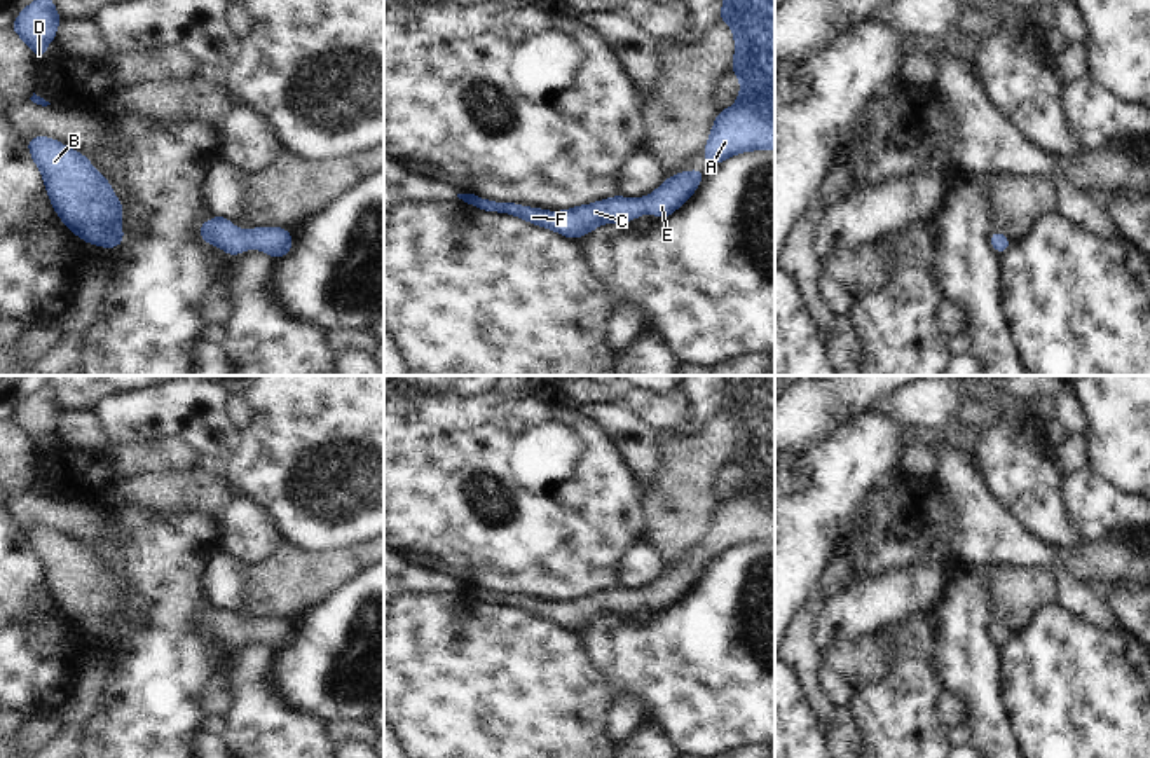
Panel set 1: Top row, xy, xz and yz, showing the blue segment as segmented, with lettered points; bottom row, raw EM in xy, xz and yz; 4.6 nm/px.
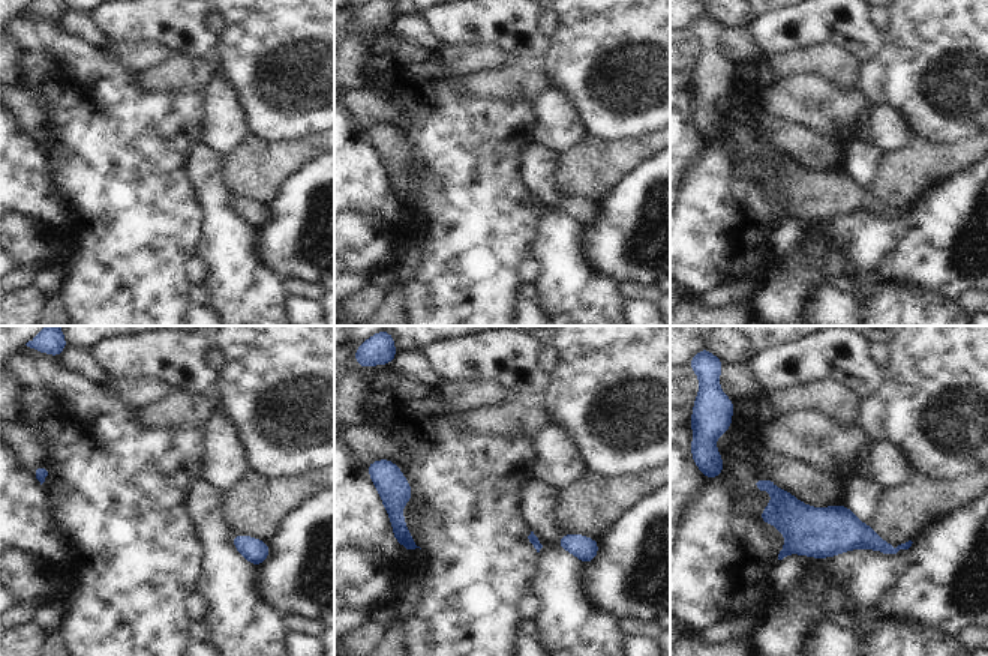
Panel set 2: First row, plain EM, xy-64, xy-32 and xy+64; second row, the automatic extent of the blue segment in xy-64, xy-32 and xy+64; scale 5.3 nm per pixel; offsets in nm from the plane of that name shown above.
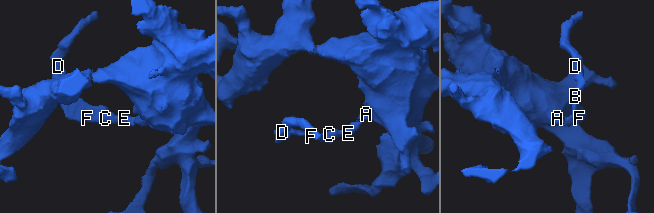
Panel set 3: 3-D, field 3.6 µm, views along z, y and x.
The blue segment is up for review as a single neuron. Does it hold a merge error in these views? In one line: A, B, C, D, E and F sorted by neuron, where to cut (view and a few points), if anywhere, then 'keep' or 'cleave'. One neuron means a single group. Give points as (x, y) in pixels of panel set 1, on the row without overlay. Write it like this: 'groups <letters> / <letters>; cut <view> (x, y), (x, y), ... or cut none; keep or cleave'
groups A B C D E F; cut none; keep

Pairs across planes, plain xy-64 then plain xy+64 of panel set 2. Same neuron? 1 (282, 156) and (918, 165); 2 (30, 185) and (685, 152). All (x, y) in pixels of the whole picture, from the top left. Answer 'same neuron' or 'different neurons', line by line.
1: same neuron
2: same neuron

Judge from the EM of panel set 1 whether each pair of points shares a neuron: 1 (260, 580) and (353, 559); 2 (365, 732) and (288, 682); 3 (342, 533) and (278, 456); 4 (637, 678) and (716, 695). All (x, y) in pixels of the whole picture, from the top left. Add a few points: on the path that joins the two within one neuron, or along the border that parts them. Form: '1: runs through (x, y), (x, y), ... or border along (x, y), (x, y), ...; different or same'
1: runs through (283, 580), (301, 580), (330, 568); same
2: border along (365, 722), (328, 720), (325, 723); different
3: runs through (318, 519), (283, 498), (281, 481); same
4: runs through (657, 678), (693, 678), (697, 682); same

